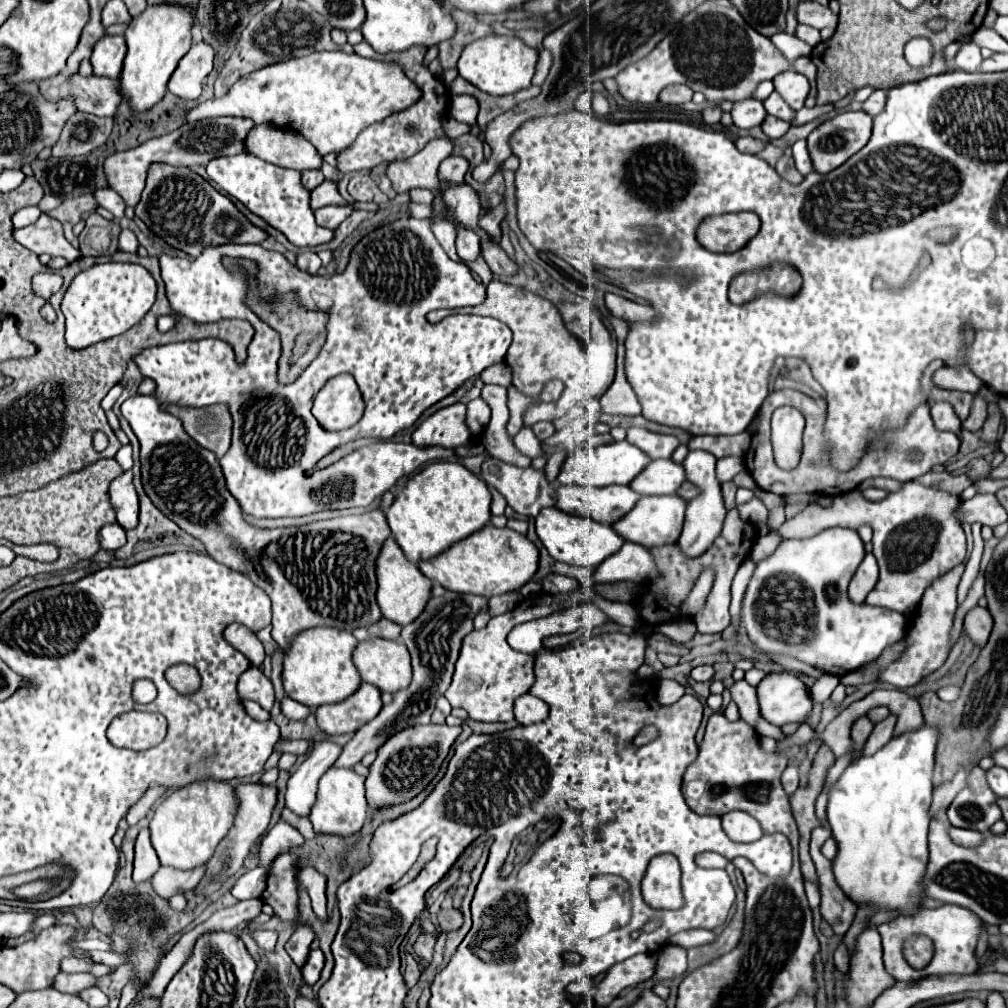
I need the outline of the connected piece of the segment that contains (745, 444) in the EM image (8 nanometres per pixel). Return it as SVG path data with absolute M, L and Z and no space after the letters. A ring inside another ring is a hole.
M750 433L740 435L698 435L692 437L688 443L690 449L704 449L710 451L714 457L726 455L744 455L750 447Z

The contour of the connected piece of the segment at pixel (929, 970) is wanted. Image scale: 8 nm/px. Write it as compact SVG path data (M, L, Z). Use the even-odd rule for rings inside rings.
M942 905L936 909L918 909L910 915L898 915L894 921L888 921L884 925L878 925L878 933L882 935L882 945L884 945L884 965L886 971L896 979L896 981L916 981L928 975L968 975L978 971L978 961L974 957L976 943L984 931L986 923L976 917L972 911L960 907L960 905ZM914 933L926 933L934 941L934 957L928 967L922 971L912 969L906 961L902 961L902 943L906 941L906 935Z

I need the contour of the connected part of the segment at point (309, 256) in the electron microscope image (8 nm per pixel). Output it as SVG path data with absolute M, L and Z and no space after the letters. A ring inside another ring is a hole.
M304 251L304 253L300 253L296 257L296 265L298 265L298 269L302 269L306 273L318 273L318 269L320 269L322 263L320 263L320 257L316 253Z

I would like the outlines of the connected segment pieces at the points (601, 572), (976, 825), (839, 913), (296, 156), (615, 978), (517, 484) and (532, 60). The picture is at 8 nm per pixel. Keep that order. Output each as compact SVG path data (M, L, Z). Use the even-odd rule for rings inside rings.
M626 541L624 547L612 555L612 559L604 561L592 579L596 583L614 583L614 581L652 581L658 575L656 561L650 549L640 547L638 543Z
M976 767L972 771L972 783L952 801L948 807L948 821L954 827L988 831L998 819L1002 819L1002 811L998 807L998 795L990 789L986 781L986 771Z
M816 827L812 831L810 855L812 855L812 861L814 861L816 871L818 871L818 879L820 879L820 893L822 893L820 911L822 911L822 917L830 923L834 933L838 937L842 937L848 931L848 927L852 925L852 919L856 915L858 905L840 889L840 885L836 883L834 871L832 871L832 861L820 853L820 847L824 845L824 841L828 837L832 837L830 829Z
M254 125L252 131L248 133L248 137L244 139L244 145L246 145L248 153L252 153L252 155L256 155L256 157L260 157L268 163L302 171L302 183L308 189L314 189L314 187L318 187L320 181L324 181L324 175L318 169L322 165L322 157L318 155L316 147L308 139L304 139L304 135L300 135L298 131L284 129L284 127L274 127L274 125Z
M640 953L616 963L608 969L606 977L596 985L594 989L594 1001L600 1007L606 1007L610 1001L618 997L618 993L630 985L638 985L646 979L650 979L656 971L658 953Z
M488 457L482 463L482 479L496 487L508 501L508 505L520 513L520 515L528 515L528 517L536 517L540 513L540 509L544 507L552 507L556 503L556 485L546 477L544 471L536 471L532 467L528 469L520 469L514 465L508 465L496 457Z
M486 35L482 39L476 39L474 43L466 45L460 61L458 61L458 73L472 85L476 85L480 91L490 95L510 95L520 89L526 89L532 85L532 77L536 73L538 65L538 51L528 47L520 37L516 35Z

